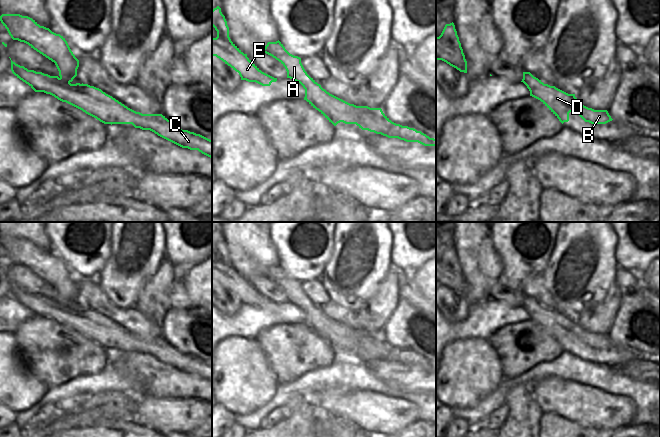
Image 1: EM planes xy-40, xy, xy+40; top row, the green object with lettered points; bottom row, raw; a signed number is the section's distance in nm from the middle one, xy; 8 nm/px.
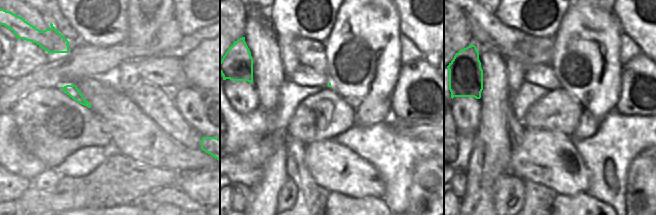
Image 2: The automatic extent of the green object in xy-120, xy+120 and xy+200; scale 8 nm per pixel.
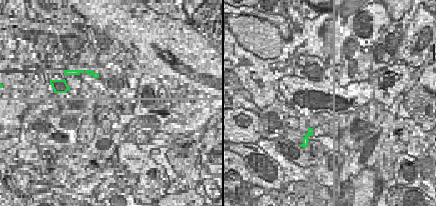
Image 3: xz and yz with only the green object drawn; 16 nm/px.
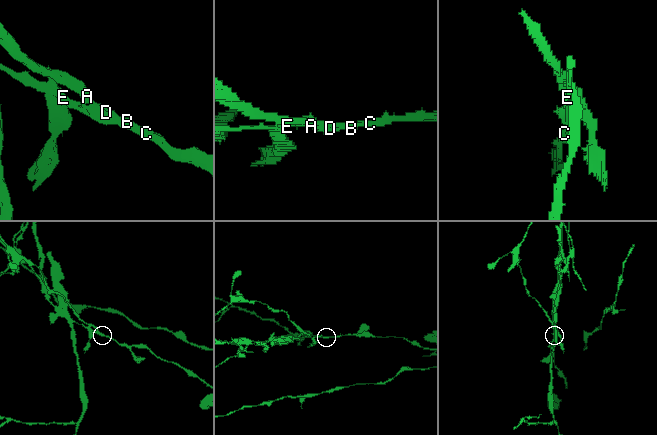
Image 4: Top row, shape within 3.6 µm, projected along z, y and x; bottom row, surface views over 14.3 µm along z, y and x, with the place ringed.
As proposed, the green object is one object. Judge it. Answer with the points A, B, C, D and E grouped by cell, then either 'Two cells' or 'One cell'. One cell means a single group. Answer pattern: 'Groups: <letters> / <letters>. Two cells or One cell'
Groups: A / B C D E. Two cells.

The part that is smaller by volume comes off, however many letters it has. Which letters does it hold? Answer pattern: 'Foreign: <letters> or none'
Foreign: A

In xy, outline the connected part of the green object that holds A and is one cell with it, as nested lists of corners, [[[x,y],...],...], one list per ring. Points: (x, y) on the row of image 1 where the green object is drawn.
[[[279,40],[268,42],[263,52],[278,60],[285,67],[287,78],[300,82],[304,76],[308,76],[301,58],[290,54]]]

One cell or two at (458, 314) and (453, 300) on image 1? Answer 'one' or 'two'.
one

